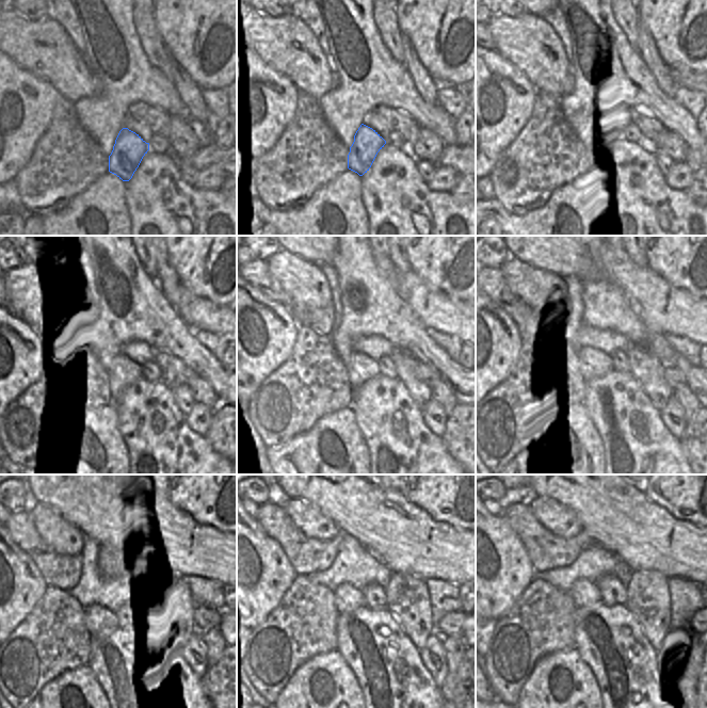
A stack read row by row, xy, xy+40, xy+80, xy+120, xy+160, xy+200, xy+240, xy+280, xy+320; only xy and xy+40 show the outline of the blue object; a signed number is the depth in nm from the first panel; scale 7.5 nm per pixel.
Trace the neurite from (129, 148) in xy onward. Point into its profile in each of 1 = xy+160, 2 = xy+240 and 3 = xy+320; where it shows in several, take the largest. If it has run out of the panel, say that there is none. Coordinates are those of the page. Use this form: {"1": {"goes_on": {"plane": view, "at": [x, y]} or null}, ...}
{"1": {"goes_on": {"plane": "xy+160", "at": [360, 368]}}, "2": {"goes_on": {"plane": "xy+240", "at": [113, 599]}}, "3": {"goes_on": {"plane": "xy+320", "at": [583, 592]}}}

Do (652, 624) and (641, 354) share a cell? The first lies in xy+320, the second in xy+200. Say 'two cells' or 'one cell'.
one cell

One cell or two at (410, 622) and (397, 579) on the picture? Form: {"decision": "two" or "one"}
{"decision": "one"}

